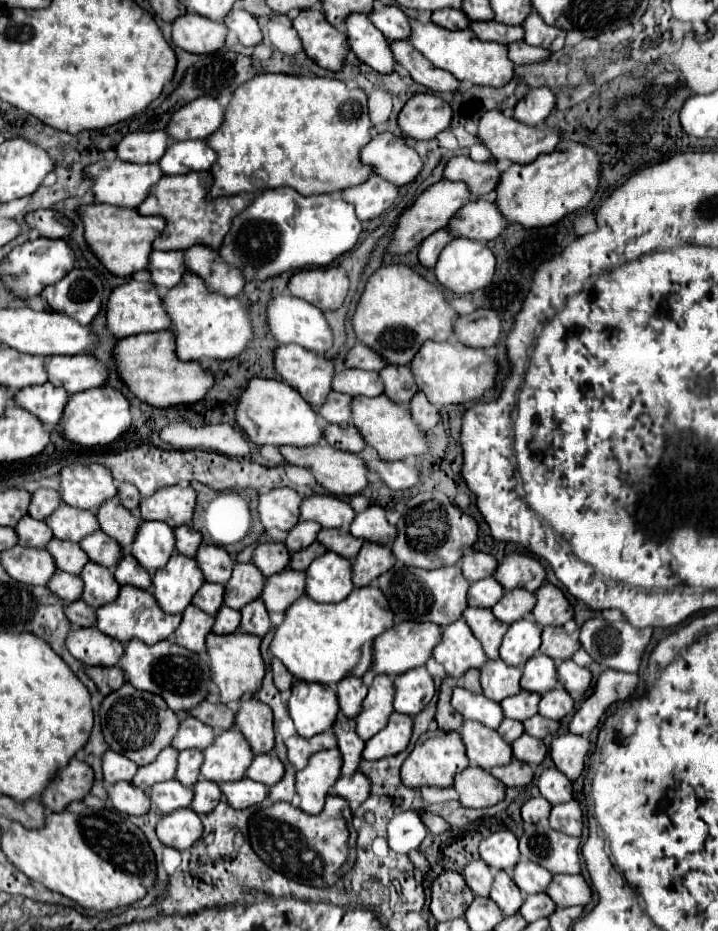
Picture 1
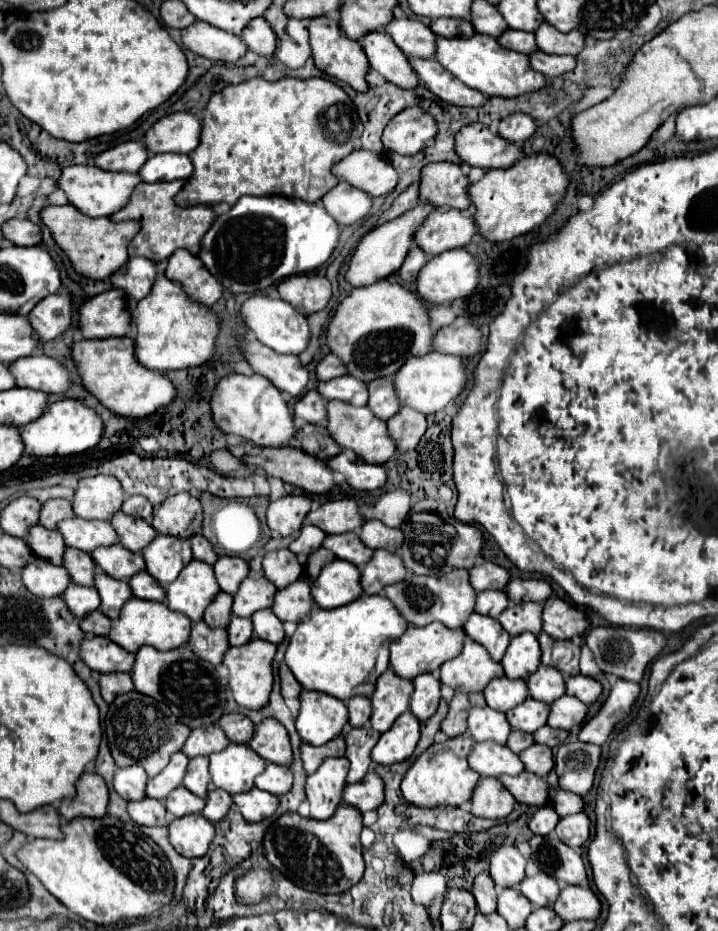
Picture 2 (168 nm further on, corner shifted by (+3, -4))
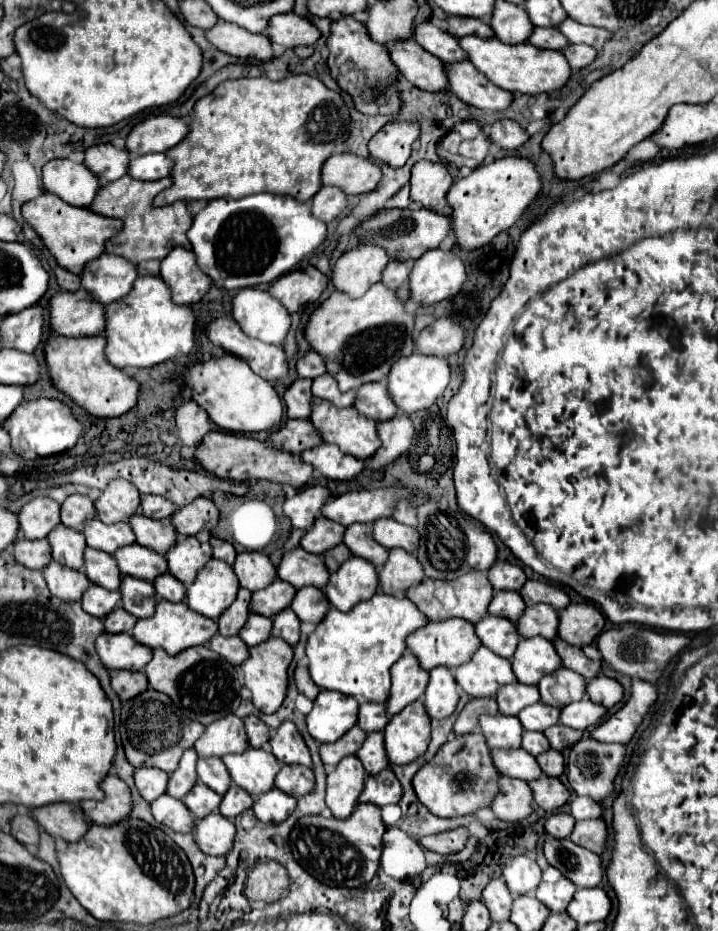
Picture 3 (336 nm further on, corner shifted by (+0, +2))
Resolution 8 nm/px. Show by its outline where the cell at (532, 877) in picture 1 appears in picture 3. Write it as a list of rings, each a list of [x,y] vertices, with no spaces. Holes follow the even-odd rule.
[[[549,866],[543,871],[541,884],[537,888],[537,898],[539,902],[543,902],[551,912],[565,912],[567,904],[571,902],[577,886],[563,878],[563,874],[553,866]],[[559,881],[559,882],[558,882]]]

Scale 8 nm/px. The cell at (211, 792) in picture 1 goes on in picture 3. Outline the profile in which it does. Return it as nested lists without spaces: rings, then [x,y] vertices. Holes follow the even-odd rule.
[[[231,784],[229,792],[223,796],[223,802],[221,802],[219,812],[221,812],[225,818],[235,820],[239,814],[243,814],[245,810],[249,810],[251,804],[255,804],[255,800],[251,798],[251,794],[243,792],[243,788]]]

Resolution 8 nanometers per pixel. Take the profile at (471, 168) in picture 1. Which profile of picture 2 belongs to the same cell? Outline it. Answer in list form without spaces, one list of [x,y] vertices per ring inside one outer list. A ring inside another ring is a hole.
[[[436,162],[422,168],[420,200],[428,200],[438,208],[470,208],[470,178],[462,172],[460,164]]]

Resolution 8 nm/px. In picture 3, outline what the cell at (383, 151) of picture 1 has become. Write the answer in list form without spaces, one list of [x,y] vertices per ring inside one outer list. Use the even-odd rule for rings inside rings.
[[[333,154],[321,168],[321,184],[335,186],[345,194],[363,194],[377,188],[381,170],[369,158],[355,154]]]

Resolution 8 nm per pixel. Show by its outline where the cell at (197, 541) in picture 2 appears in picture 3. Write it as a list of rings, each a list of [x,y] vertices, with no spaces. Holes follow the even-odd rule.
[[[211,538],[211,540],[209,540],[209,544],[213,546],[213,556],[215,556],[215,558],[225,560],[227,564],[233,564],[233,562],[235,562],[237,552],[235,552],[233,544],[229,544],[229,542],[221,540],[221,538]],[[233,552],[235,552],[235,554],[233,554]]]

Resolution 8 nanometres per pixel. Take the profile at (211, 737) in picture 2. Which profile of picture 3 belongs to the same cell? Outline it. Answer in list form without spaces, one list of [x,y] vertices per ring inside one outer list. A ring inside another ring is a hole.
[[[235,714],[215,720],[207,726],[205,734],[195,742],[195,750],[201,758],[209,756],[225,756],[225,754],[239,754],[249,748],[245,724]]]

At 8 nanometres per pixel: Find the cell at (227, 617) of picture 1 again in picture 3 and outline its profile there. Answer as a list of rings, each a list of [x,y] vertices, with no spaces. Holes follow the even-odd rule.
[[[251,614],[247,624],[243,626],[243,630],[239,632],[239,638],[247,646],[263,644],[265,640],[269,640],[269,636],[271,636],[271,618],[259,616],[259,614]]]

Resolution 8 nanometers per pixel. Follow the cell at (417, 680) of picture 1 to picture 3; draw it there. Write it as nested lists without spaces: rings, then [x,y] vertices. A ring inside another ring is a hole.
[[[433,668],[429,678],[429,686],[425,690],[425,710],[431,718],[443,720],[447,716],[451,716],[457,708],[459,702],[459,694],[457,694],[457,684],[455,678],[451,674],[449,668]]]

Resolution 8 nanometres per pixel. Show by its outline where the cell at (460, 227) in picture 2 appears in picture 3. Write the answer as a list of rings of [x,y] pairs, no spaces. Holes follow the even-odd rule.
[[[389,208],[389,210],[379,210],[361,224],[355,226],[353,230],[353,244],[377,244],[381,248],[387,248],[387,254],[395,260],[417,260],[421,258],[427,250],[437,248],[445,236],[451,232],[451,220],[449,216],[441,216],[433,210],[419,208],[419,210],[399,210],[399,208]]]

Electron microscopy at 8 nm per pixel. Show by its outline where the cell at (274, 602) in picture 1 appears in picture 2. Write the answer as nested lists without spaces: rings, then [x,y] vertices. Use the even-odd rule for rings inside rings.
[[[300,578],[300,580],[292,582],[290,586],[276,592],[272,612],[282,622],[286,622],[286,620],[298,622],[310,612],[312,604],[314,604],[314,600],[310,596],[310,586]]]

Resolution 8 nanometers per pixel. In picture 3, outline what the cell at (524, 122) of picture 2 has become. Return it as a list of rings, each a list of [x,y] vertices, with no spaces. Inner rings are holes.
[[[501,120],[491,126],[491,132],[487,134],[491,144],[503,148],[503,150],[517,150],[529,136],[525,128],[521,128],[513,120]]]

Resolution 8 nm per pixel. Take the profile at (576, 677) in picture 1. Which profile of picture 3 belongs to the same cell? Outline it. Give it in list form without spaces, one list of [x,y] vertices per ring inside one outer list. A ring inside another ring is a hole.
[[[601,674],[587,684],[587,696],[595,704],[601,704],[605,708],[613,708],[623,700],[623,686],[617,680]]]

